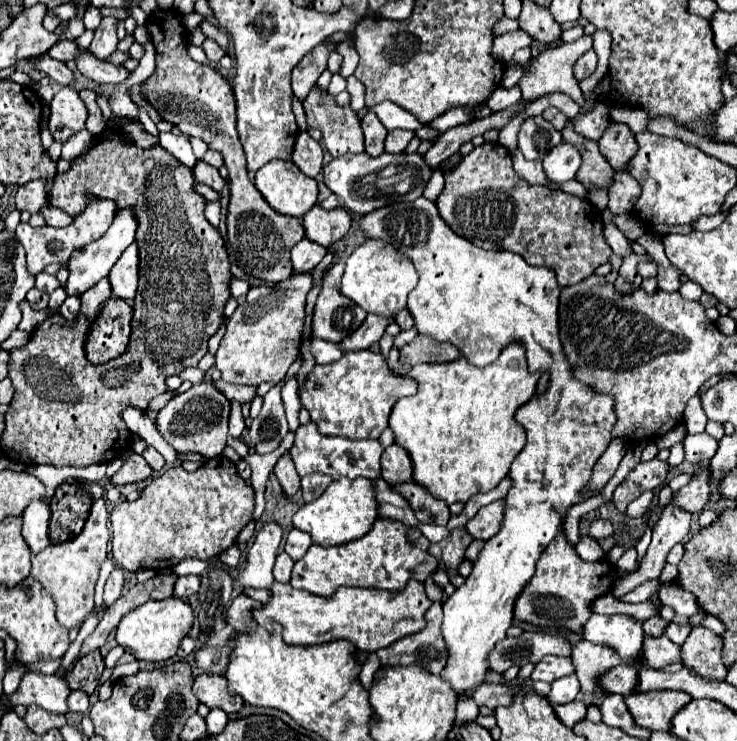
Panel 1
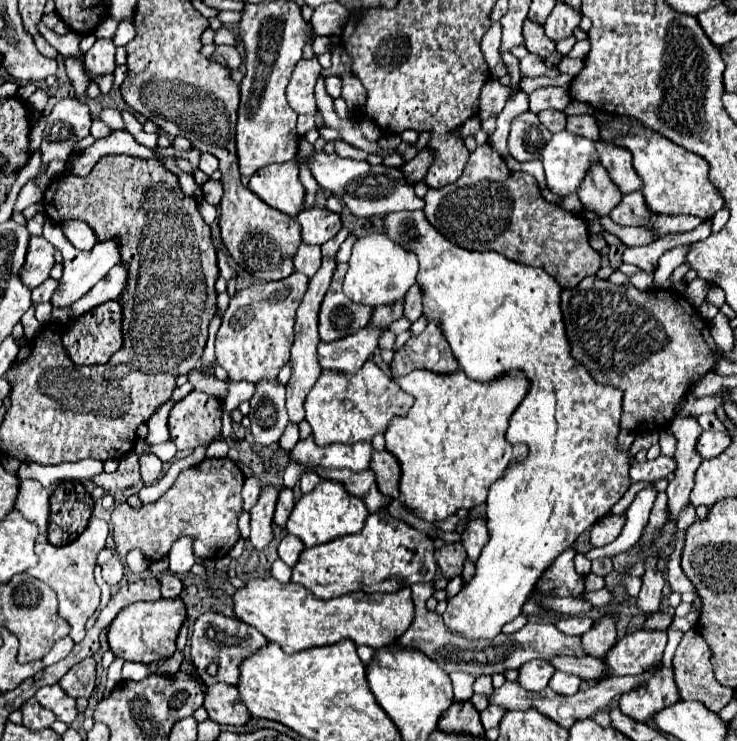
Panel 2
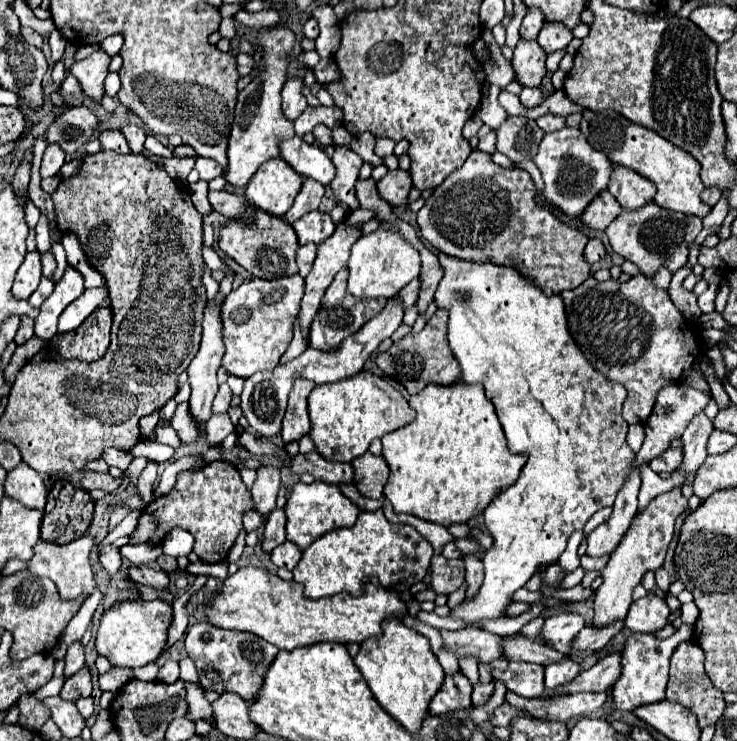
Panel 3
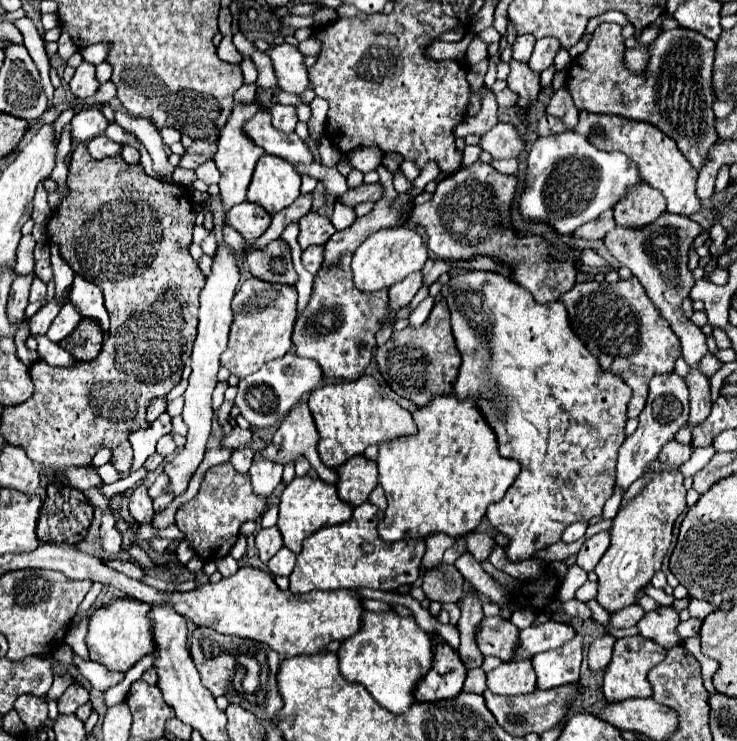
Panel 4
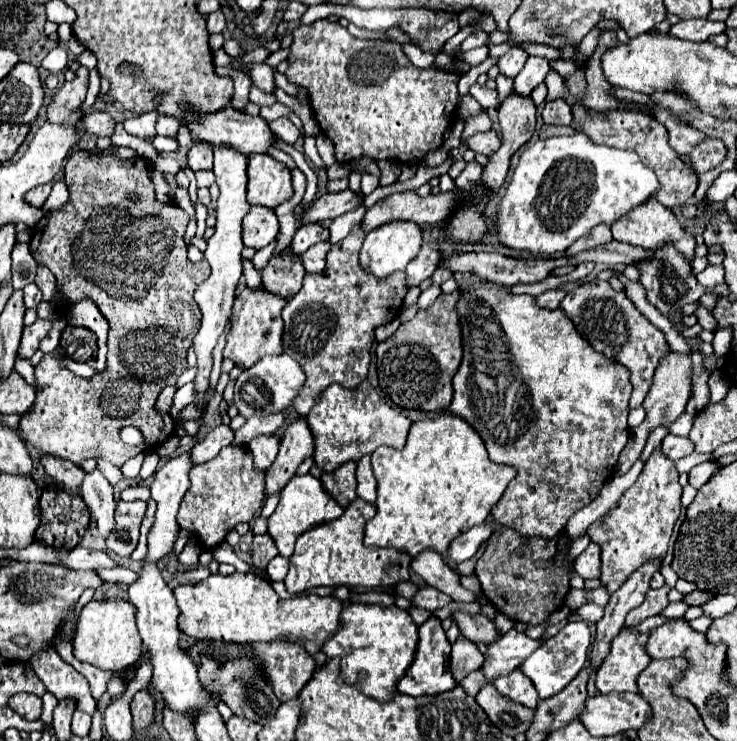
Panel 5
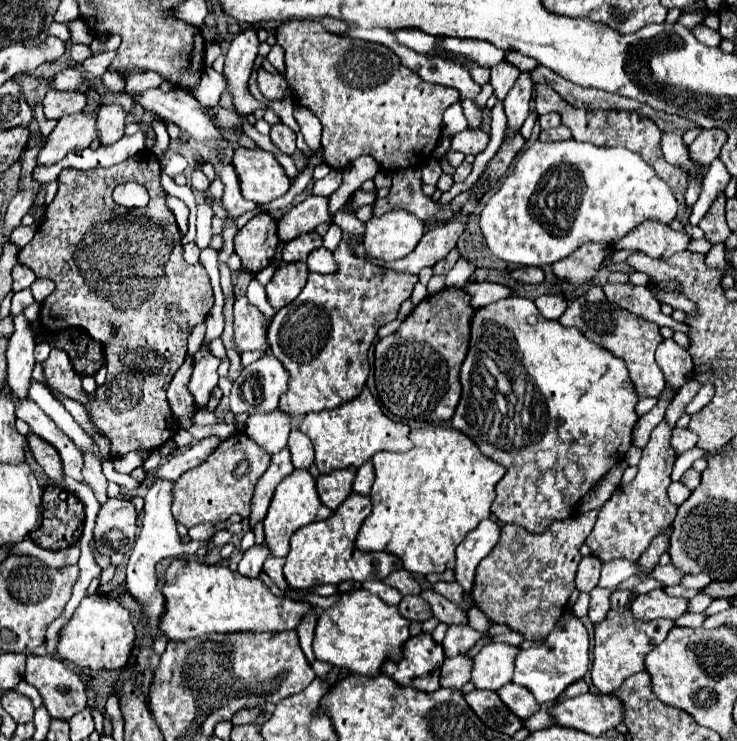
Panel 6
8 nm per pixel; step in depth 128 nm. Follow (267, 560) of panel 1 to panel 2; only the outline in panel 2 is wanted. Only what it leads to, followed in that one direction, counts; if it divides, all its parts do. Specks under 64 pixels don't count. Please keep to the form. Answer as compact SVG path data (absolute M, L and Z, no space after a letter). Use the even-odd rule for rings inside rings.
M268 486L260 492L258 504L250 510L252 516L252 532L250 532L250 542L256 550L264 550L272 540L274 540L274 524L272 524L272 516L274 516L274 506L276 506L276 498L278 498L278 490Z

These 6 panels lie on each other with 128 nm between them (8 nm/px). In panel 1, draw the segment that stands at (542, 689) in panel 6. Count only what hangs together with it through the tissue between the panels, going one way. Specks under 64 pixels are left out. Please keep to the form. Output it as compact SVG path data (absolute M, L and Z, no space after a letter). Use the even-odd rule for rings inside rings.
M572 674L572 676L564 676L560 680L556 680L552 684L552 690L548 694L548 700L552 704L566 704L566 702L572 702L580 692L580 684L578 684L578 678Z

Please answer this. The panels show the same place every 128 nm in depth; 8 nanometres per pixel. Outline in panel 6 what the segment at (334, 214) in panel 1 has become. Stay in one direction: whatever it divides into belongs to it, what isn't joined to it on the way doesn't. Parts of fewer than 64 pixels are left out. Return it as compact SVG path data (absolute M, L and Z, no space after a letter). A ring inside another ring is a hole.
M310 232L310 234L302 234L298 236L296 240L290 240L284 248L284 254L282 254L282 260L284 262L298 262L298 260L304 260L314 248L320 248L322 246L322 236L316 234L316 232Z

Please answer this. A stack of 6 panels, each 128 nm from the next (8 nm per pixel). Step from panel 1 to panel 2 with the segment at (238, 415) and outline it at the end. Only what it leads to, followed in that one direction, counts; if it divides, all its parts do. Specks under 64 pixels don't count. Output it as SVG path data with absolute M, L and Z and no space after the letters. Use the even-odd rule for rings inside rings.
M230 382L230 392L224 400L224 410L228 412L228 416L232 416L232 412L242 404L248 402L252 398L252 392L256 392L256 384L250 382Z

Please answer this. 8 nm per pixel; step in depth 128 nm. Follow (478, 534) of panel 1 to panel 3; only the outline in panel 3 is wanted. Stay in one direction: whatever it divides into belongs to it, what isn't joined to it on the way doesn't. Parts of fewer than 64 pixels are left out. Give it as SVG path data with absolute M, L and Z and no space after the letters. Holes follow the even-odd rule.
M470 554L470 556L464 556L462 558L464 564L466 564L466 582L468 582L468 592L466 592L466 598L476 594L476 588L482 584L482 576L484 576L484 568L482 568L482 562L476 554Z

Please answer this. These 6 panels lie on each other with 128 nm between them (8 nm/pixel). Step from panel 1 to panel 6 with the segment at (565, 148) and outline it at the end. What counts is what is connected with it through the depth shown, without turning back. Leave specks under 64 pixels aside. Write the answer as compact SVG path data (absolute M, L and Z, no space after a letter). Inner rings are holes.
M574 138L564 142L534 142L522 152L514 170L504 178L500 188L490 196L482 214L480 228L490 252L510 264L522 266L548 266L566 258L584 242L614 244L640 222L656 218L672 222L678 202L668 184L656 176L654 168L628 148L600 148Z

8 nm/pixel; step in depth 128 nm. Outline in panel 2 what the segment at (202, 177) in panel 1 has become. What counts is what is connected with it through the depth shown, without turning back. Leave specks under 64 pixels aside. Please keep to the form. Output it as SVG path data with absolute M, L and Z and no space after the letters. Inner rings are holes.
M208 178L208 182L202 186L202 190L204 190L204 198L210 204L214 204L214 206L220 204L220 198L222 198L222 184L220 184L220 180Z

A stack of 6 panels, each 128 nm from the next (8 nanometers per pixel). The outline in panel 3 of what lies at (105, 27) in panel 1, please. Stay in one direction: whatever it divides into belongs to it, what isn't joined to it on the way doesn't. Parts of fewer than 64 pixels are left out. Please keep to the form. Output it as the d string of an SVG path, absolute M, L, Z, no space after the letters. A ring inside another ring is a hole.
M102 48L92 52L88 58L78 60L72 66L72 74L78 78L80 86L84 88L84 94L100 102L104 94L104 78L108 76L108 66L110 66L112 56L106 54Z

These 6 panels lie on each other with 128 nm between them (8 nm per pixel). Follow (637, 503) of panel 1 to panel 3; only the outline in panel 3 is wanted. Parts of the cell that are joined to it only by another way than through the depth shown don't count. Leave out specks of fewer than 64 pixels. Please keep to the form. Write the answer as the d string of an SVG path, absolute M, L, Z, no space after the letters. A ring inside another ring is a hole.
M642 464L642 468L638 468L638 472L642 478L642 488L638 494L638 510L644 510L658 494L668 492L676 484L680 484L680 476L672 476L670 480L664 480L656 472L652 472L648 464ZM584 554L582 558L580 558L580 566L588 572L588 570L602 570L604 568L604 564L608 564L608 558L610 558L610 554L608 556L588 556L588 554Z

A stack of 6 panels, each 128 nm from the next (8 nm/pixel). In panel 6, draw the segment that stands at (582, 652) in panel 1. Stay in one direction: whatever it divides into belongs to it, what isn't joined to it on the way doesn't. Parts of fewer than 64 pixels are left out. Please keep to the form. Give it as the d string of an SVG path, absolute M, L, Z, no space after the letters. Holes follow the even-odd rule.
M660 422L652 430L650 442L642 450L642 460L638 464L640 470L636 478L628 486L620 488L622 494L612 494L612 498L600 508L600 514L590 536L586 538L586 544L588 548L592 548L592 554L598 554L602 562L616 558L638 560L648 544L670 528L678 510L668 498L668 486L672 482L670 474L676 460L676 454L670 448L670 434L672 430L666 422Z

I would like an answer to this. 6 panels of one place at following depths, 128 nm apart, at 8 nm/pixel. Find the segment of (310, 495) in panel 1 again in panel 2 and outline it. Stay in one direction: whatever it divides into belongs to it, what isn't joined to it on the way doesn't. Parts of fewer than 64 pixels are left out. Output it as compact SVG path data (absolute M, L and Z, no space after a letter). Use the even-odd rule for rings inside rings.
M308 472L308 474L304 474L302 476L302 480L300 480L300 488L302 488L302 494L308 494L308 492L312 492L320 482L324 482L324 478L320 478L316 472Z

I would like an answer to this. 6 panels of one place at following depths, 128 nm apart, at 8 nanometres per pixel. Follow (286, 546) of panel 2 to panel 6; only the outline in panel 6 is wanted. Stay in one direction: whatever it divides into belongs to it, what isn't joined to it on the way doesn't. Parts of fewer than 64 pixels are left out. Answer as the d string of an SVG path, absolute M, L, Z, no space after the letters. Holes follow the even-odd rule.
M270 556L266 562L264 562L264 572L272 578L272 582L280 588L280 590L288 590L290 586L286 584L286 580L284 580L284 574L282 574L282 568L284 568L284 558L274 558L274 556Z

